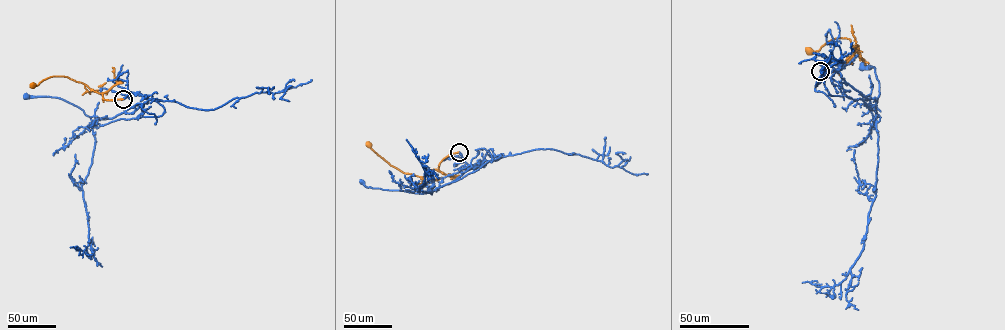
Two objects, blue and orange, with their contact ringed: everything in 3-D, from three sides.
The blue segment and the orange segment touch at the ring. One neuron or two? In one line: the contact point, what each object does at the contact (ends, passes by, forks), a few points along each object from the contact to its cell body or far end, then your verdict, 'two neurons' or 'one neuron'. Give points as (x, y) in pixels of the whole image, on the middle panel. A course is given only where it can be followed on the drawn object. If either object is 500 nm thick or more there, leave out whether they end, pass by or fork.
at (459, 152); blue ends there; orange ends there; blue runs (459, 152), (469, 165), (484, 166), (470, 169), (433, 190), (382, 189), (363, 182); orange runs (459, 152), (443, 159), (438, 171), (431, 170), (420, 177), (391, 166), (369, 145); two neurons

